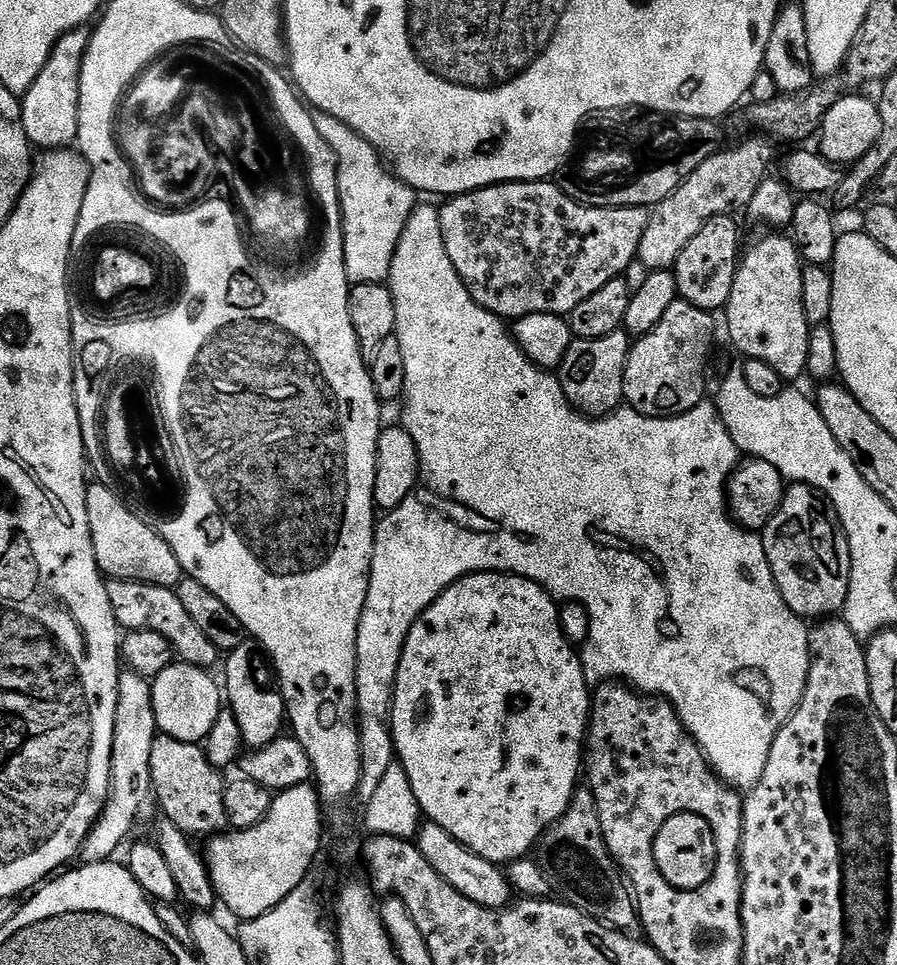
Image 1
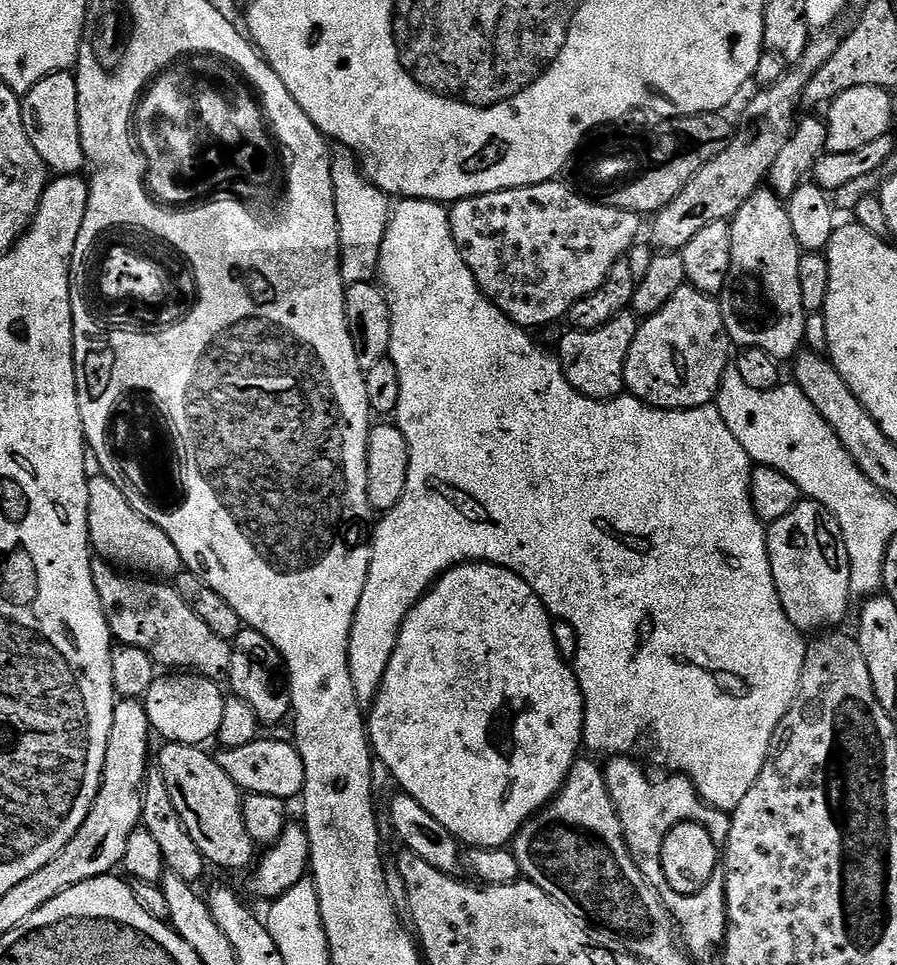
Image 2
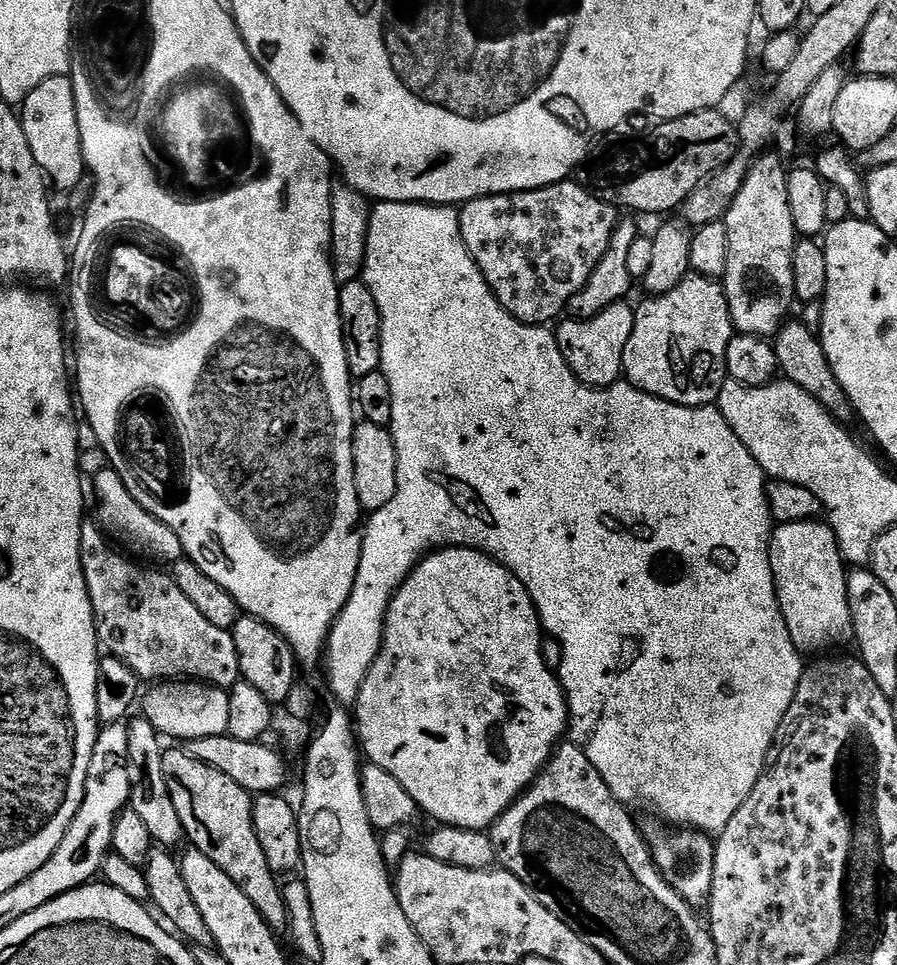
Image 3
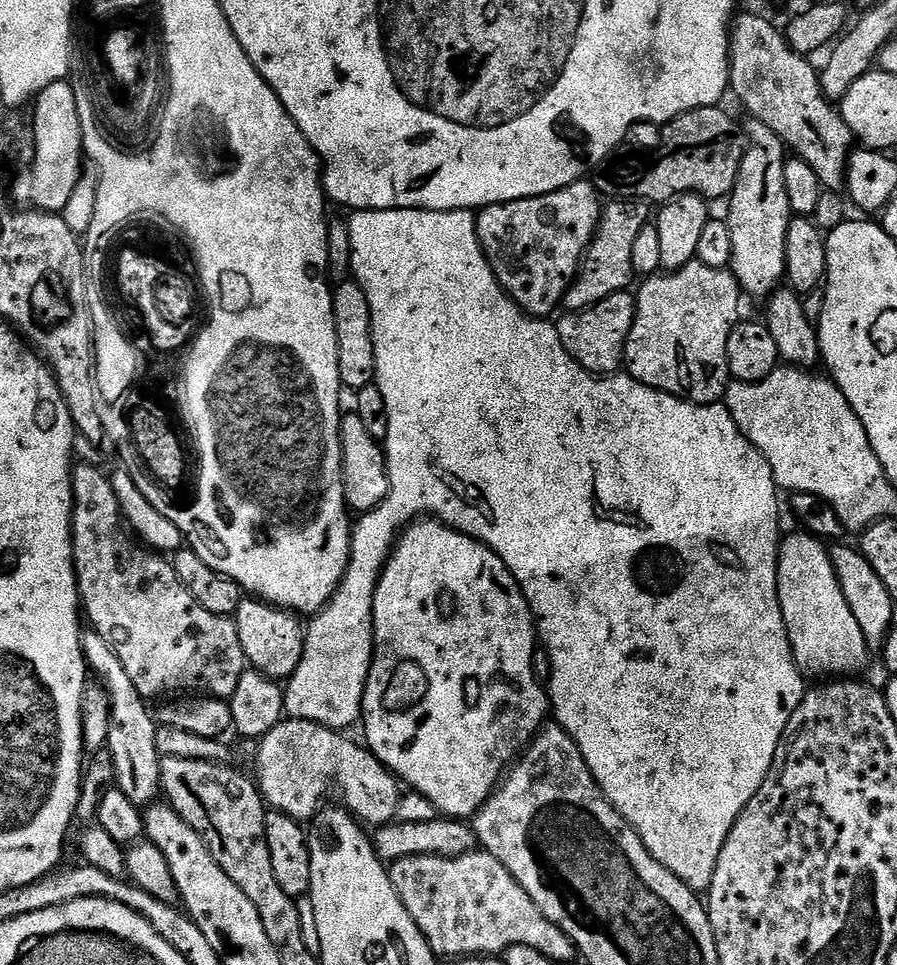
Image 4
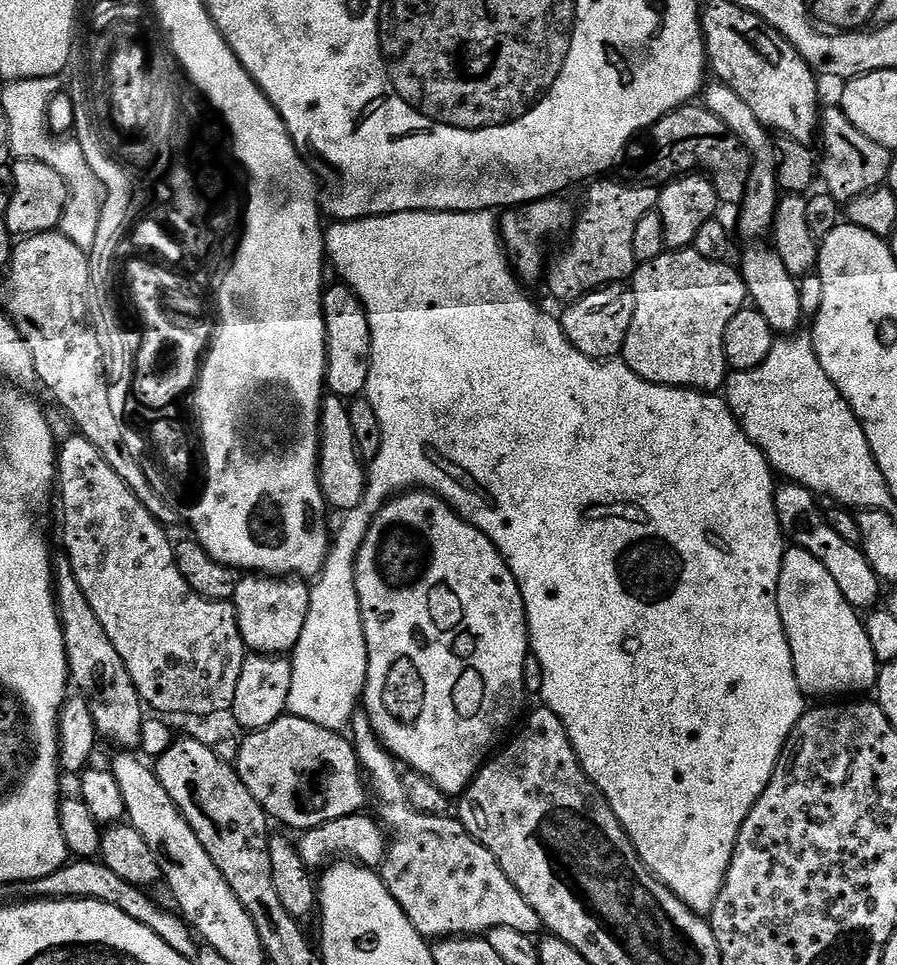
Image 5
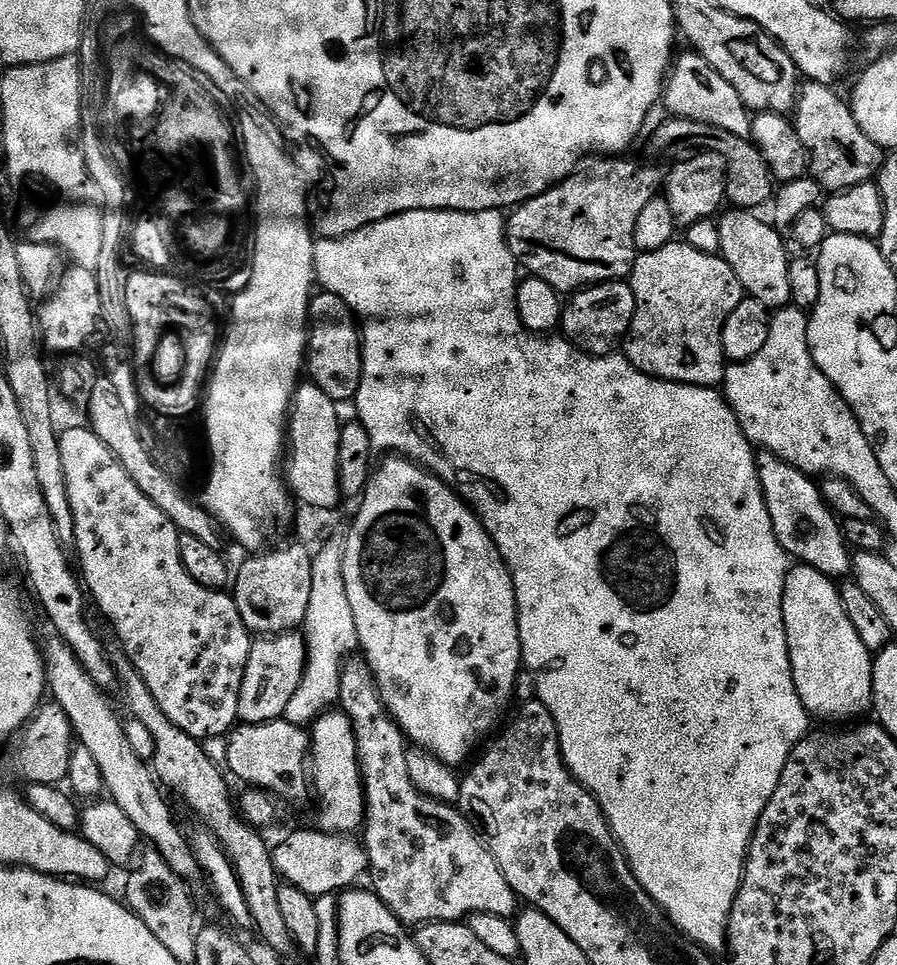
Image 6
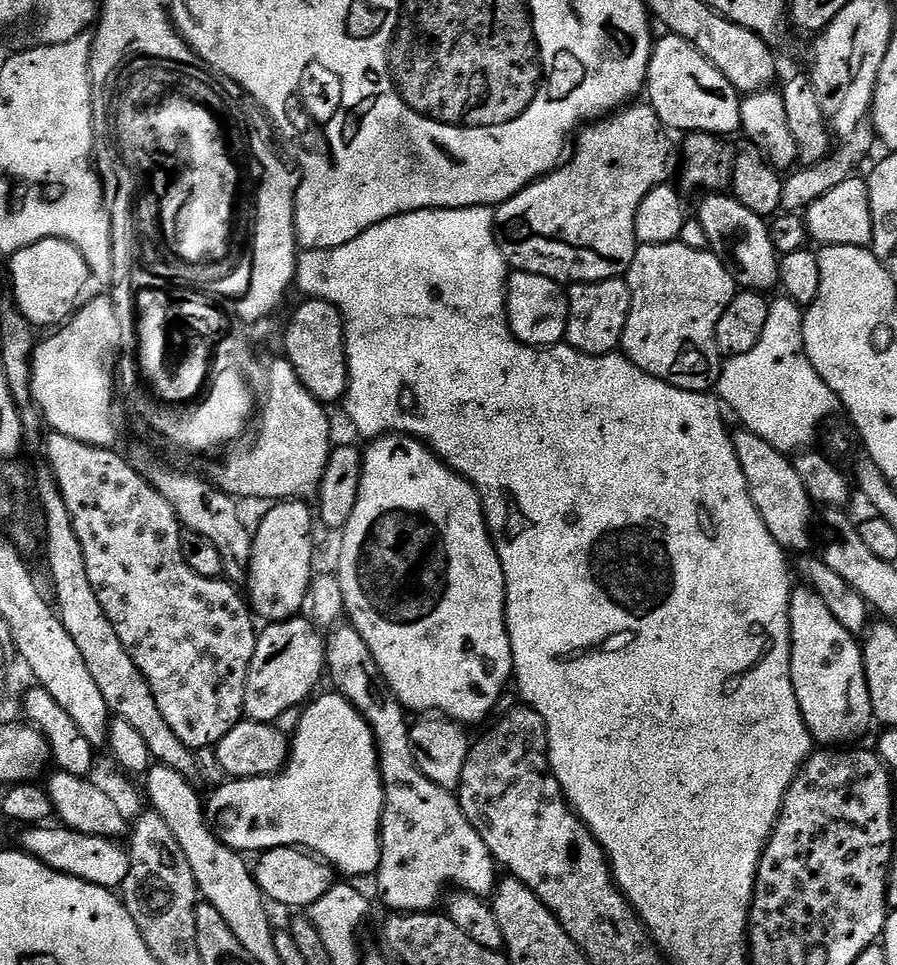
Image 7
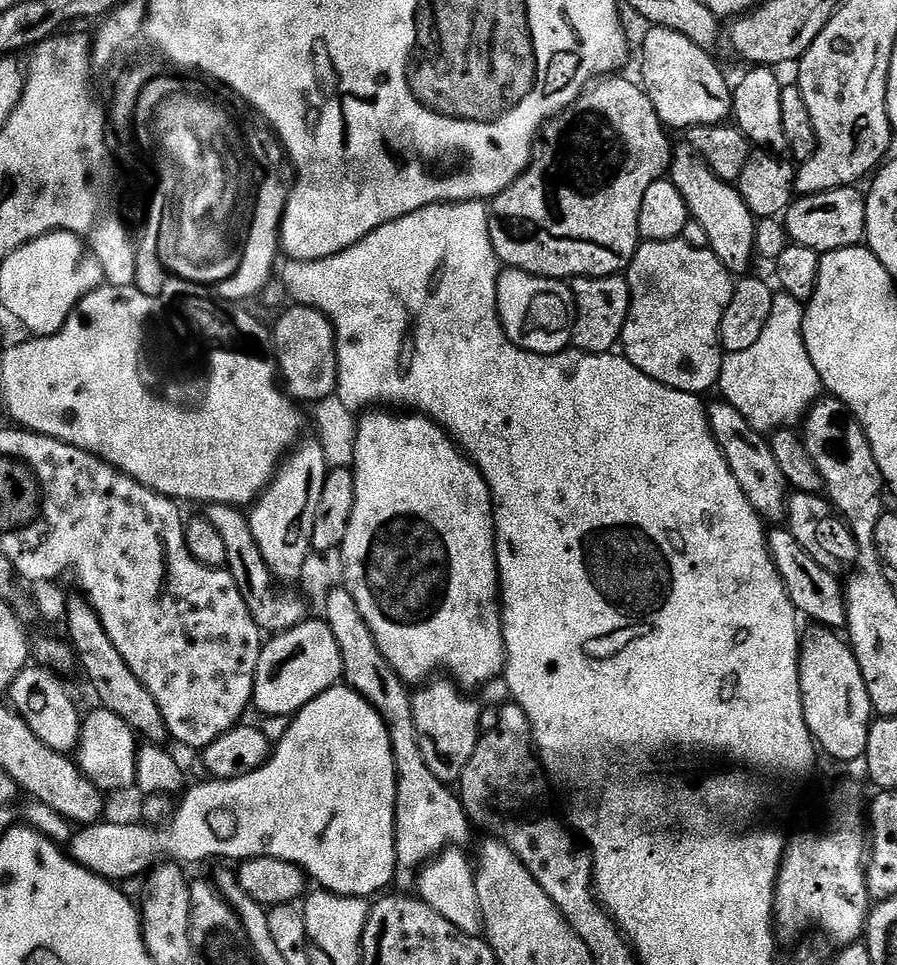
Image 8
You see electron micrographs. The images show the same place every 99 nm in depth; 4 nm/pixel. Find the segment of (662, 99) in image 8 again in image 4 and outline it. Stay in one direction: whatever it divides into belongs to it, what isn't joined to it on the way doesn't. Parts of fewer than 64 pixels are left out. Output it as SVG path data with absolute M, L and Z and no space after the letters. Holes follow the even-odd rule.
M748 118L745 121L742 127L748 146L744 150L736 185L727 201L726 219L734 242L730 270L745 297L767 298L781 287L785 279L786 230L794 219L790 198L786 198L786 145L774 130L770 130L770 126L760 120Z

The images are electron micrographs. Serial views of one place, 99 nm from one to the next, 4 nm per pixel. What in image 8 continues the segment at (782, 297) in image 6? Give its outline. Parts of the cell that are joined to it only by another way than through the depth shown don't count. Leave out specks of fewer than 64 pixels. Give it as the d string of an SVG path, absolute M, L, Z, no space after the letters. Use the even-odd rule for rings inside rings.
M687 142L675 145L670 179L674 186L678 186L678 194L682 194L686 202L689 217L696 220L698 226L702 226L702 230L706 230L708 247L712 249L712 253L726 265L729 272L747 273L756 256L754 234L757 217L753 216L746 206L746 202L740 196L739 187L727 180L720 180L718 174L710 170L708 163Z

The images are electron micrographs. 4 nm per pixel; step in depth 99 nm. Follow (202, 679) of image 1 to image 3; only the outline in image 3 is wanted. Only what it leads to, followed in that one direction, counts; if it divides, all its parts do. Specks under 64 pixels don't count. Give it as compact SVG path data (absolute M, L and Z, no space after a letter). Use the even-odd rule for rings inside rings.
M187 678L156 682L149 688L152 689L149 692L147 689L142 696L142 716L161 737L169 736L172 742L187 742L194 738L214 738L227 733L230 726L230 698L225 689Z

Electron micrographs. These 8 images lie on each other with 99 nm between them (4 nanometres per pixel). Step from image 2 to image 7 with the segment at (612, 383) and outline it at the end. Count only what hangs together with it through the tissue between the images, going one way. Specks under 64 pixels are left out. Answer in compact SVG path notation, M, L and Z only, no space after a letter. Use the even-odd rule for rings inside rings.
M627 279L599 280L598 282L586 282L574 284L567 289L568 294L568 325L564 340L574 350L578 350L587 356L607 356L615 353L620 348L620 339L626 330L626 318L632 309L632 295Z

